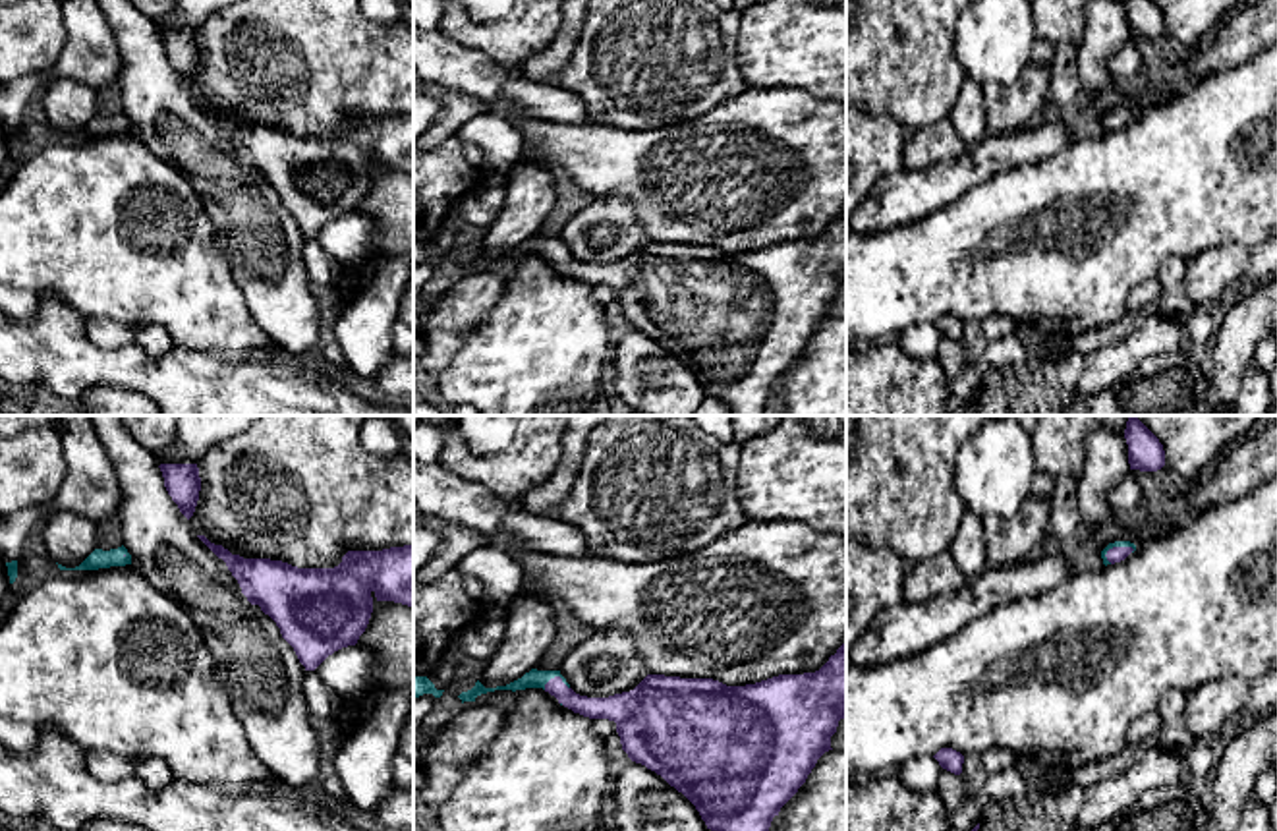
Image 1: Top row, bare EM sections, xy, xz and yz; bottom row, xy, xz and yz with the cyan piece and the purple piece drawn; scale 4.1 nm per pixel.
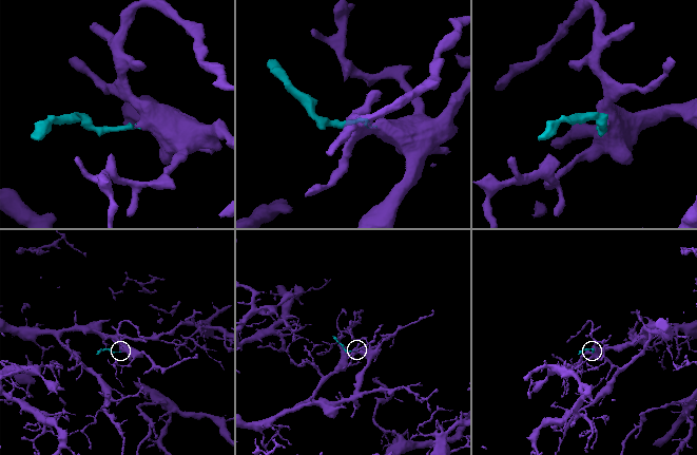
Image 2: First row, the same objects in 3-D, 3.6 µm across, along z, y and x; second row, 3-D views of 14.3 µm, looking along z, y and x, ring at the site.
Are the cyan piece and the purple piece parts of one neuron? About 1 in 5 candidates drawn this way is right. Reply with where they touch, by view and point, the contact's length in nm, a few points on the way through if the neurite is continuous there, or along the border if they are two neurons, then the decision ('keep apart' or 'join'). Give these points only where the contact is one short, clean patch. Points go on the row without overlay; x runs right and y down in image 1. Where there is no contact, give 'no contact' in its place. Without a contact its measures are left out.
contact yz (1119, 113); length 140 nm; way yz (1117, 111), (1119, 113), (1113, 122); join

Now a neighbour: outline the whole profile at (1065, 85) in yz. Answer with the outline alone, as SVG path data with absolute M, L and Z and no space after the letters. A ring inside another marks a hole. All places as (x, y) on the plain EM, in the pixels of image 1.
M1070 43L1055 44L1055 54L1049 64L1051 81L1047 102L1057 106L1070 106L1082 93L1078 79L1078 48Z

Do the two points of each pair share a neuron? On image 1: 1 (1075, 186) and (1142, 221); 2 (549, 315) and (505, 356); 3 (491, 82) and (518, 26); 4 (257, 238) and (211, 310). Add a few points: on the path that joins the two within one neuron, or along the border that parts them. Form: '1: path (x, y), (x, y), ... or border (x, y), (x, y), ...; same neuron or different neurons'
1: path (1096, 188), (1129, 190), (1138, 200); same neuron
2: path (538, 327), (516, 348); same neuron
3: border (458, 45), (485, 53), (507, 74); different neurons
4: border (215, 234), (215, 246), (225, 257), (254, 317); different neurons

